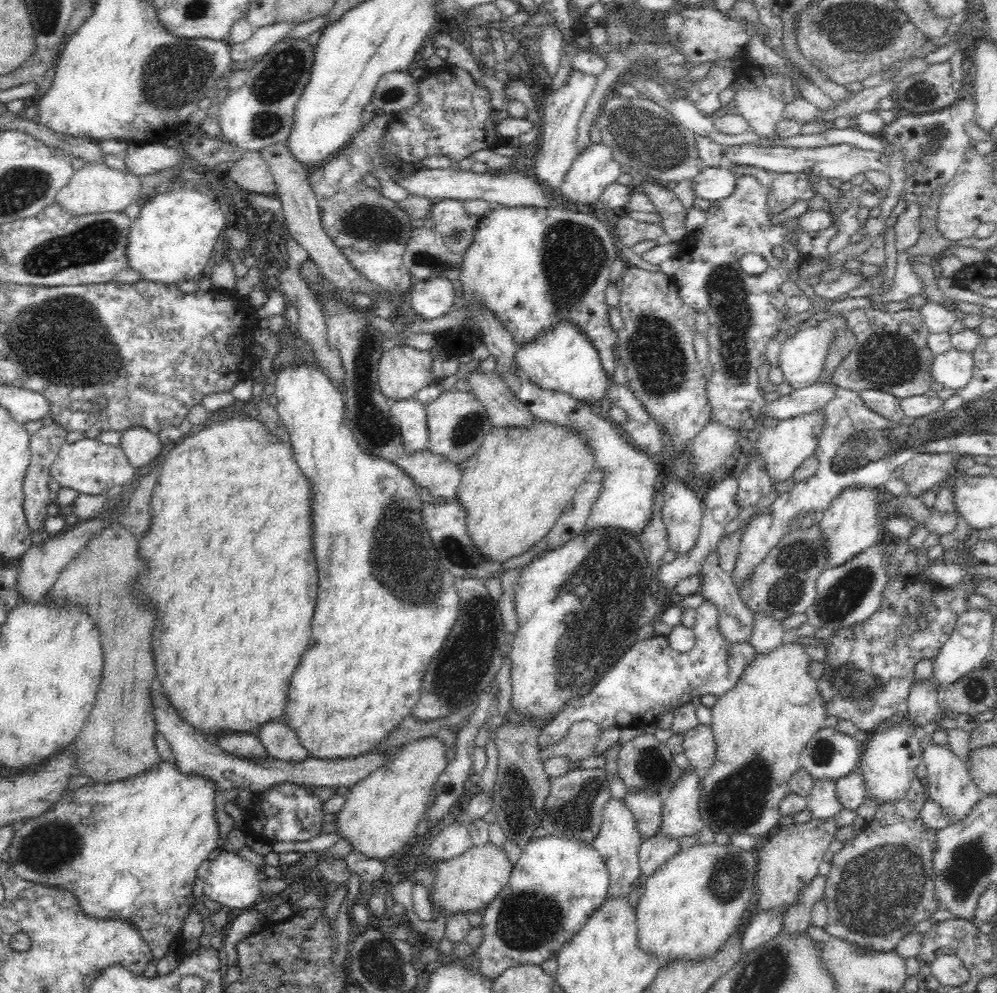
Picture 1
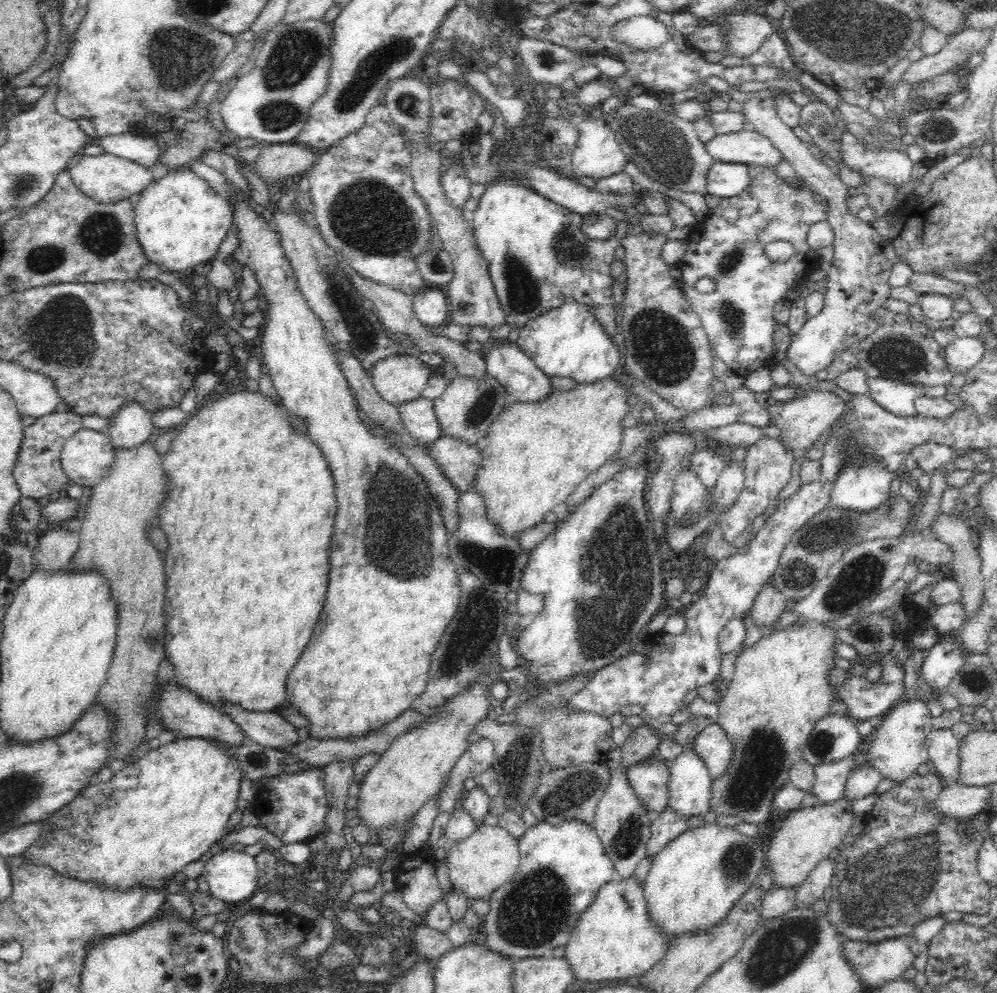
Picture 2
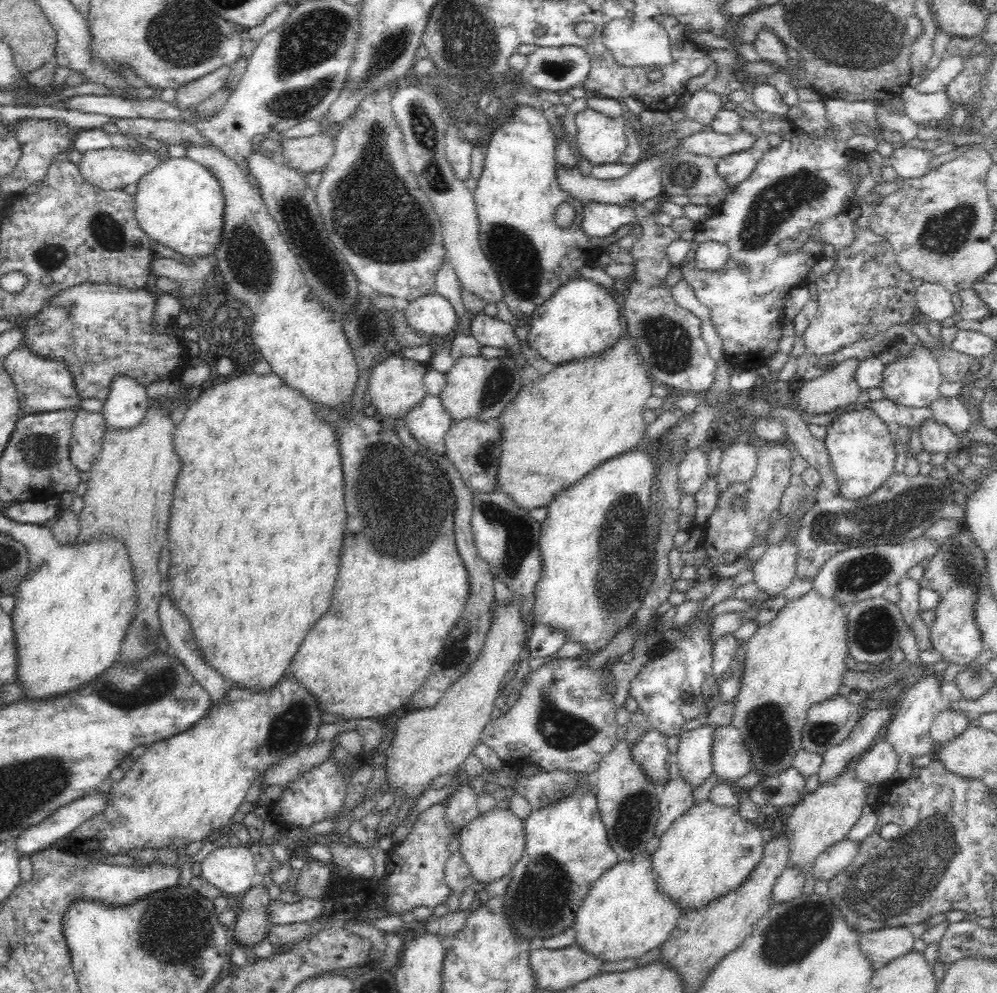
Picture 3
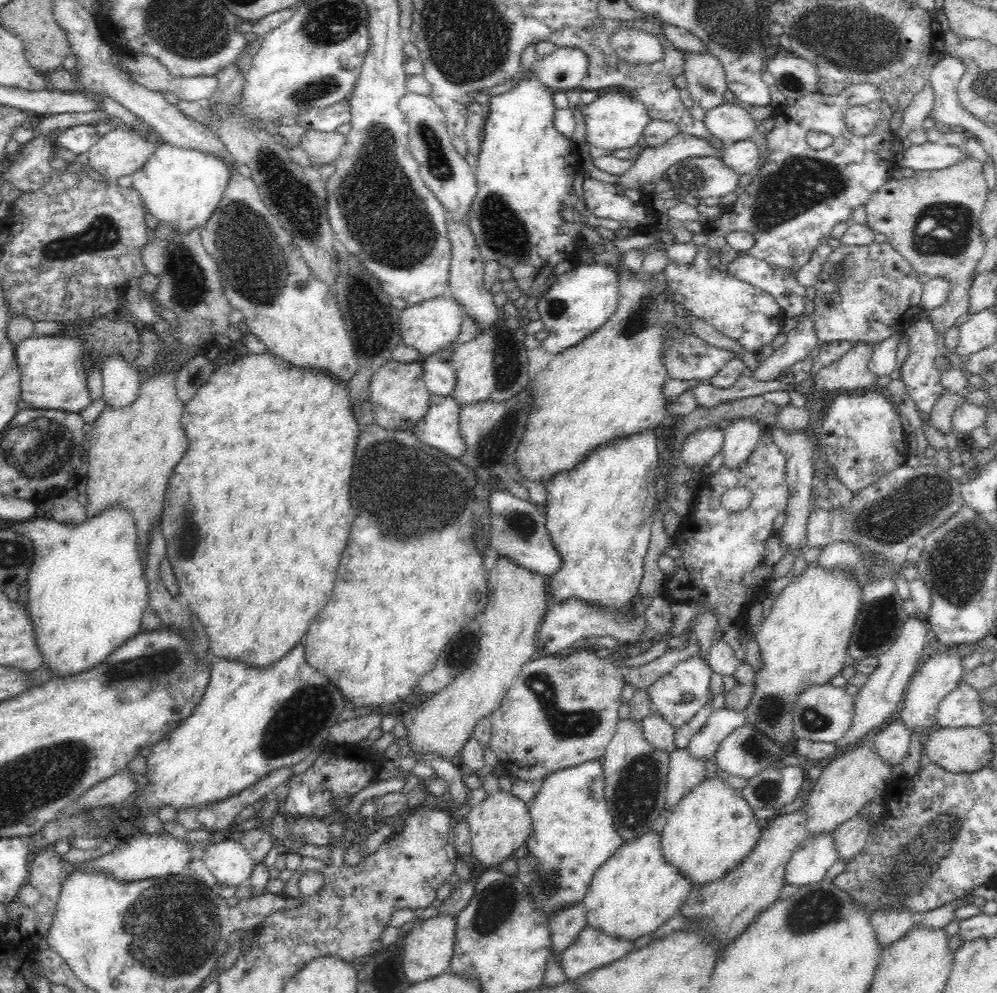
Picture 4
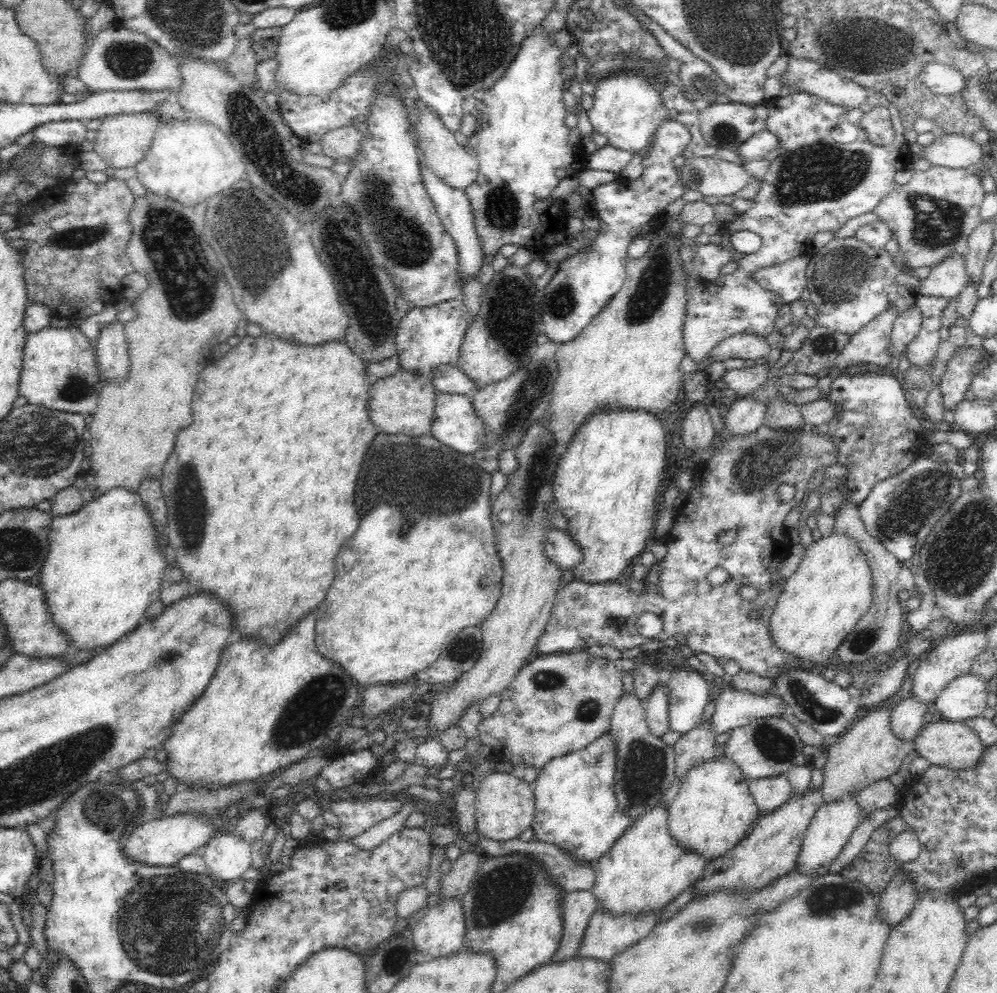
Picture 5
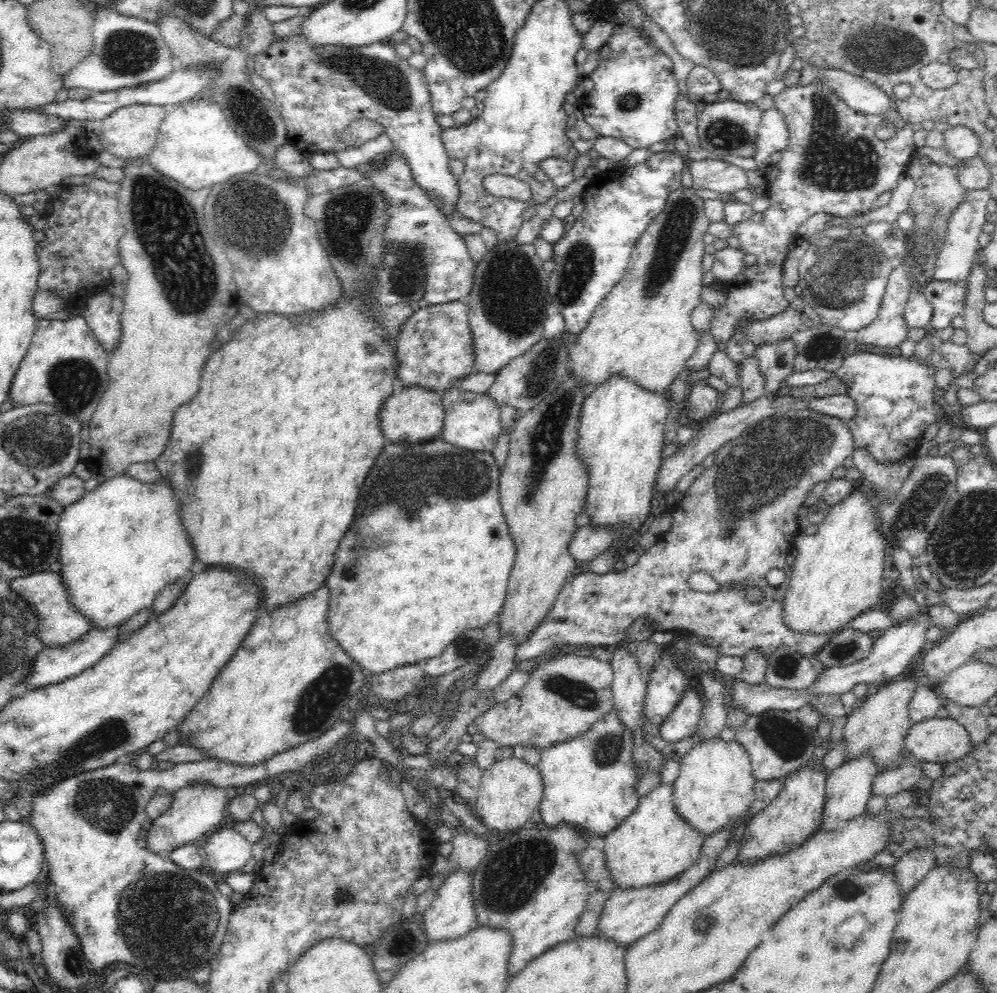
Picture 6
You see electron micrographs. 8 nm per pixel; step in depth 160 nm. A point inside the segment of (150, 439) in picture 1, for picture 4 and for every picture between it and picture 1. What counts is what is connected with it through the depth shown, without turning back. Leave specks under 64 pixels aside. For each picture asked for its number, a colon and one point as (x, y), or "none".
2: (130, 426)
3: (127, 402)
4: (120, 380)

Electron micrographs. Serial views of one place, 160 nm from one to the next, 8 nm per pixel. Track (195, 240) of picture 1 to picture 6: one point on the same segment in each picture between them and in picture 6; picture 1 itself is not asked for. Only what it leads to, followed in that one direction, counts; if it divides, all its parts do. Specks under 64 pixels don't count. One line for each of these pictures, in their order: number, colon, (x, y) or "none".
2: (181, 220)
3: (180, 203)
4: (181, 187)
5: (189, 160)
6: (196, 146)

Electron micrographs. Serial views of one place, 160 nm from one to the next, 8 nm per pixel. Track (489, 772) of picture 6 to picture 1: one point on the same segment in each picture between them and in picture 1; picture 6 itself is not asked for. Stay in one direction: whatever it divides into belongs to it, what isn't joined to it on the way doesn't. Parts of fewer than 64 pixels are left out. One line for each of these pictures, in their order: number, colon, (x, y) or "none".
1: (468, 882)
2: (482, 862)
3: (491, 844)
4: (501, 823)
5: (505, 805)

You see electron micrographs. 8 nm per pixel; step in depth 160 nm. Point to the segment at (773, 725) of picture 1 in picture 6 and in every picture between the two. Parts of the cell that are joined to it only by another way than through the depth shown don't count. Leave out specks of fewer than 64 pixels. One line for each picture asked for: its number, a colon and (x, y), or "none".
2: (780, 687)
3: (796, 659)
4: (804, 639)
5: (822, 600)
6: (837, 574)

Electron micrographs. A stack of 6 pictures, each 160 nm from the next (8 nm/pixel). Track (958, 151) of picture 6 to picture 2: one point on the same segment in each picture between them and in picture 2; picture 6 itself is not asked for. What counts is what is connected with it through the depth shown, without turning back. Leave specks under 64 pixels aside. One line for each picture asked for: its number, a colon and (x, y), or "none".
2: (894, 166)
3: (908, 161)
4: (929, 156)
5: (953, 150)

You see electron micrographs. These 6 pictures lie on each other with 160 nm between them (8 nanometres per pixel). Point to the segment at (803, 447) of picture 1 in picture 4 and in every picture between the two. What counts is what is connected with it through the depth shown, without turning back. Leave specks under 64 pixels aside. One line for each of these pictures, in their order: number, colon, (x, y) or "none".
2: (801, 420)
3: (837, 388)
4: (850, 373)

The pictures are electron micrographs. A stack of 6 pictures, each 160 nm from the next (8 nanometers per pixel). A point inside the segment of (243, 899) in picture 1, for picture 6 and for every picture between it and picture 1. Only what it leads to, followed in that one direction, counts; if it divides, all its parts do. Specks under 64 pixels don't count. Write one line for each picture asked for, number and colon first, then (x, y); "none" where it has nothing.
2: (232, 875)
3: (231, 869)
4: (230, 863)
5: (227, 856)
6: (227, 850)

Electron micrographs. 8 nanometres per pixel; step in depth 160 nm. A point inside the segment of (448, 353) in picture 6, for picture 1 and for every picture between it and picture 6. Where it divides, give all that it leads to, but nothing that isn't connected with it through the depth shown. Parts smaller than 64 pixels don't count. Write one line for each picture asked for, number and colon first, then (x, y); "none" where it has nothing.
1: (434, 297)
2: (430, 306)
3: (432, 316)
4: (429, 327)
5: (428, 337)

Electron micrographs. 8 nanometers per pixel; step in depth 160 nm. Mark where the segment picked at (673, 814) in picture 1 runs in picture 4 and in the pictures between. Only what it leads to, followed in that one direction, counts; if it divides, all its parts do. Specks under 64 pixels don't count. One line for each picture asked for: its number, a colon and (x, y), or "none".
2: (689, 787)
3: (695, 763)
4: (722, 721)

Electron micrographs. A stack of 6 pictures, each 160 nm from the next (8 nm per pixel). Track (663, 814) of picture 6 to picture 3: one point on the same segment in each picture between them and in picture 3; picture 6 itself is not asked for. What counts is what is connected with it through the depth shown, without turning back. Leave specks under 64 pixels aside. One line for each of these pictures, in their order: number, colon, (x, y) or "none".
3: (624, 914)
4: (636, 890)
5: (645, 868)

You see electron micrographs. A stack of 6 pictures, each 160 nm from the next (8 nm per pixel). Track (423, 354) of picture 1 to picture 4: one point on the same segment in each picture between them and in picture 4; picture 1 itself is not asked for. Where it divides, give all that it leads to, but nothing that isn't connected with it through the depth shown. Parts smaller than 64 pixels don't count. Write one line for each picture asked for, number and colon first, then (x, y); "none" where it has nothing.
2: (399, 379)
3: (395, 386)
4: (399, 398)

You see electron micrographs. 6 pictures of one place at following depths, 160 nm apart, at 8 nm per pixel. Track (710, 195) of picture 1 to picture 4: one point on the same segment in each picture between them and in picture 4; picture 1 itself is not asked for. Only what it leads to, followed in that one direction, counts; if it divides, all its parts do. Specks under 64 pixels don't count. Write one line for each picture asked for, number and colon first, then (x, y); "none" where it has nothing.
2: (725, 179)
3: (736, 167)
4: (742, 156)

